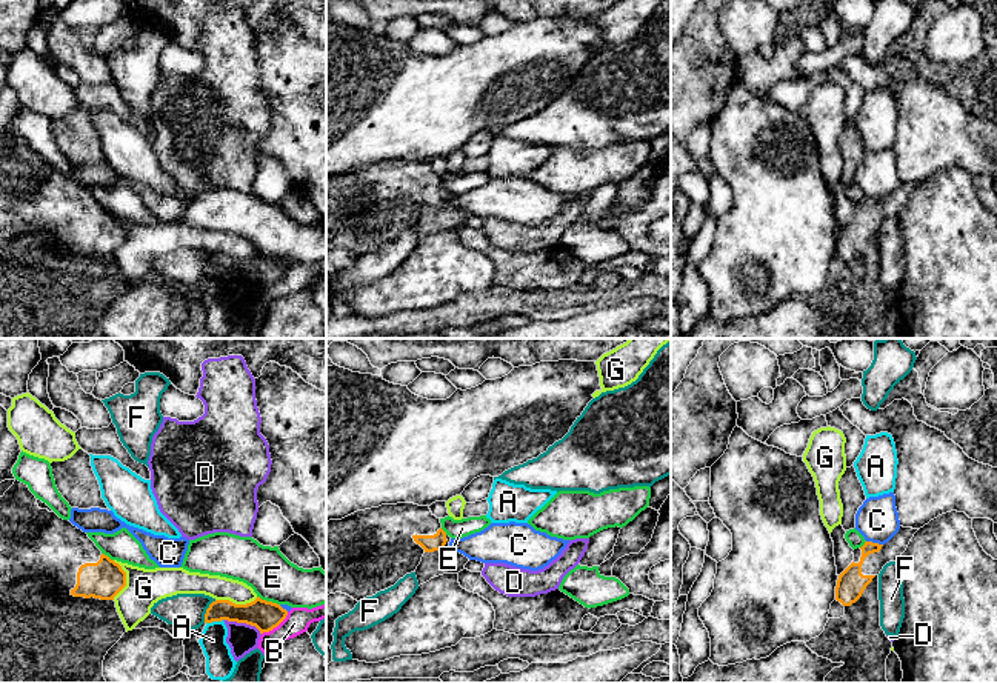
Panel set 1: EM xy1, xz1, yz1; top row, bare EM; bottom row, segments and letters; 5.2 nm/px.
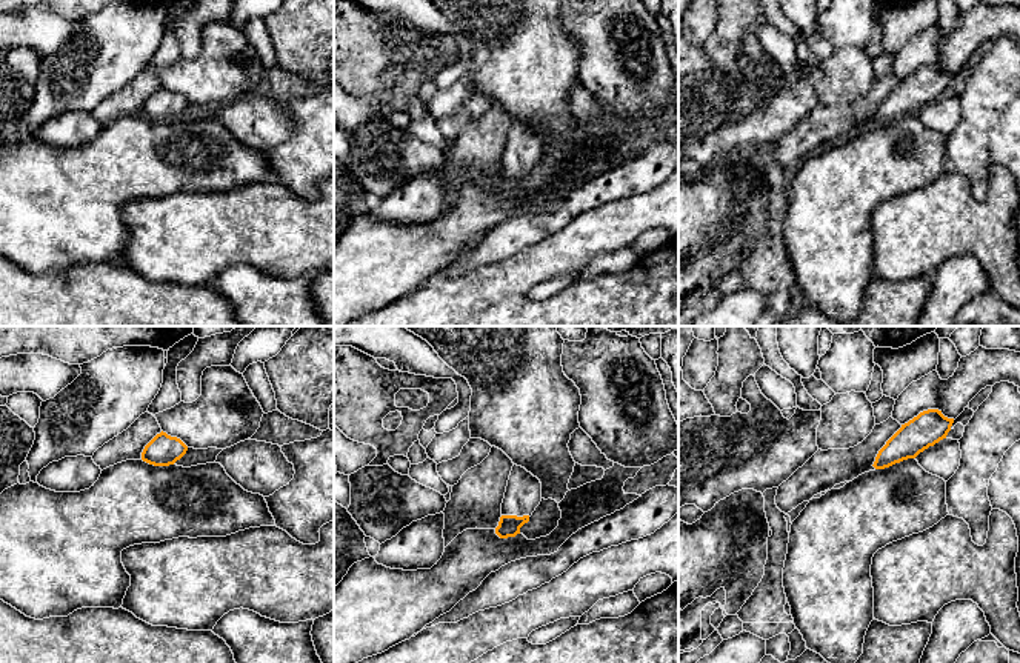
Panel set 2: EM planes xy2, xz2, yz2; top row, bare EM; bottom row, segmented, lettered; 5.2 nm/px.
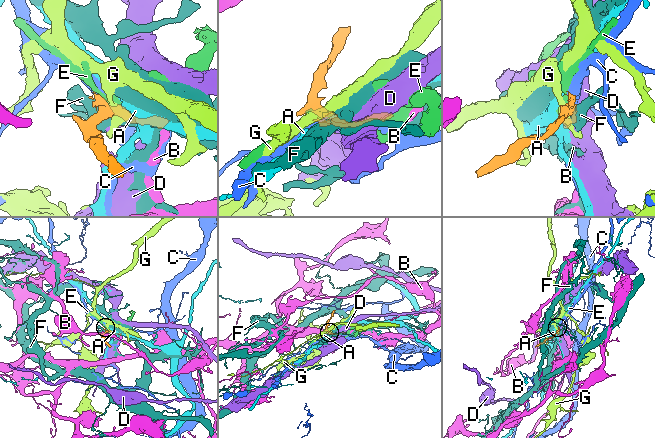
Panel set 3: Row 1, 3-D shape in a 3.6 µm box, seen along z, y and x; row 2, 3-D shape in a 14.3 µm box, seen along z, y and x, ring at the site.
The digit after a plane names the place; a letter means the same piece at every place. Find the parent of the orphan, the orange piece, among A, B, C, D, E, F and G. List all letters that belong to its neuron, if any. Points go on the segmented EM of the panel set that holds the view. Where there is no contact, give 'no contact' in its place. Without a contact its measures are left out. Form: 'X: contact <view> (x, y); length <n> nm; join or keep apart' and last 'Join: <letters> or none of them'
A: contact xy1 (214, 620); length 90 nm; keep apart
B: contact xy1 (276, 626); length 180 nm; keep apart
C: contact yz1 (874, 543); length 90 nm; keep apart
D: contact xy1 (243, 622); length 220 nm; keep apart
E: contact xy1 (268, 602); length 130 nm; keep apart
F: contact xy1 (206, 611); length 140 nm; keep apart
G: contact xy1 (234, 603); length 220 nm; keep apart
Join: none of them

